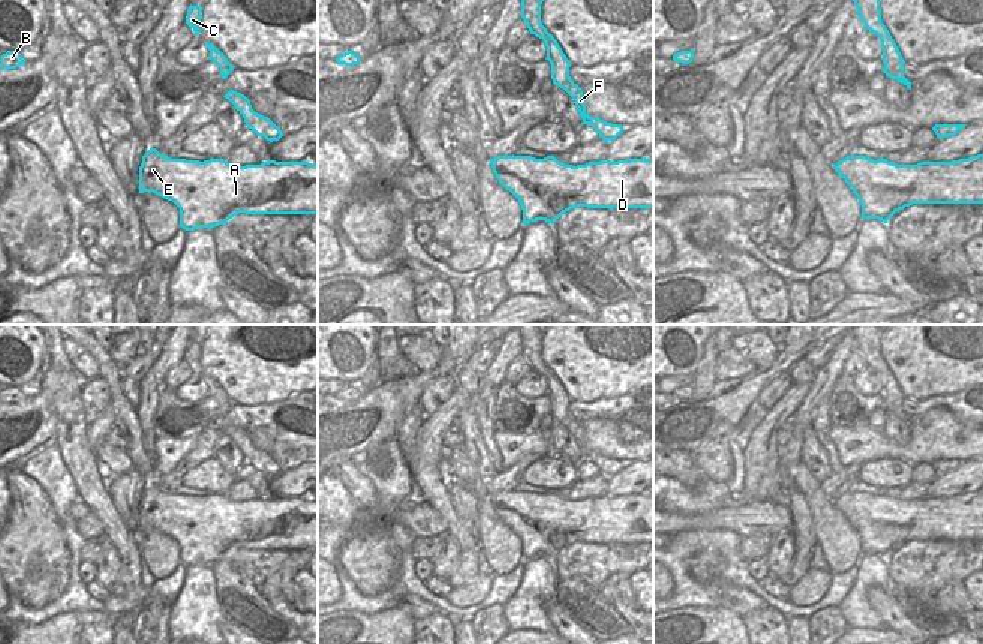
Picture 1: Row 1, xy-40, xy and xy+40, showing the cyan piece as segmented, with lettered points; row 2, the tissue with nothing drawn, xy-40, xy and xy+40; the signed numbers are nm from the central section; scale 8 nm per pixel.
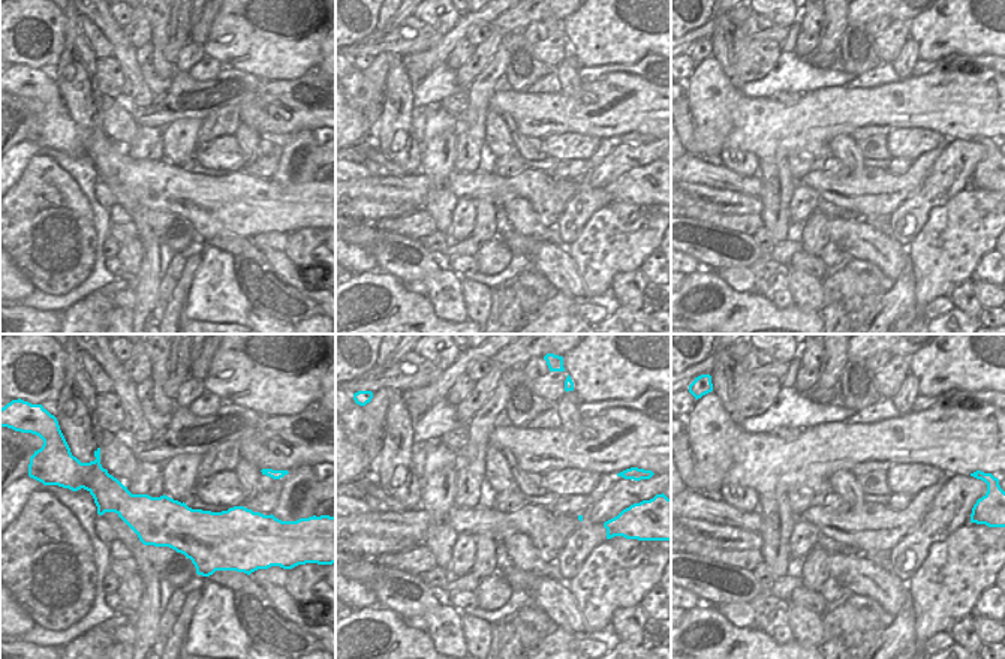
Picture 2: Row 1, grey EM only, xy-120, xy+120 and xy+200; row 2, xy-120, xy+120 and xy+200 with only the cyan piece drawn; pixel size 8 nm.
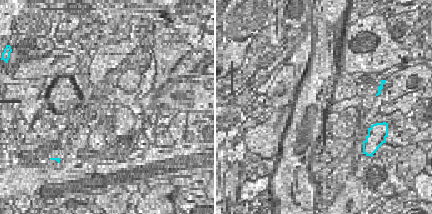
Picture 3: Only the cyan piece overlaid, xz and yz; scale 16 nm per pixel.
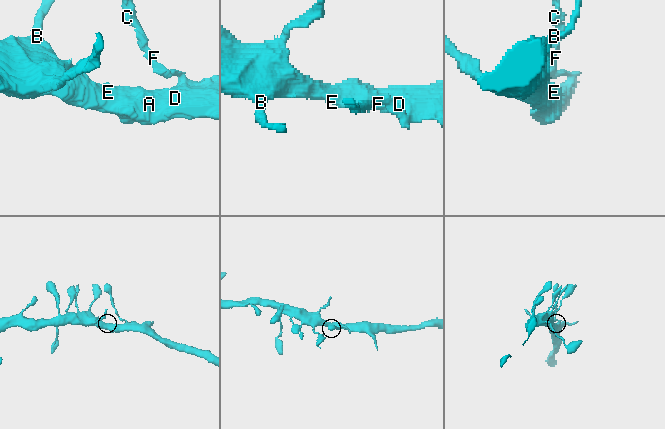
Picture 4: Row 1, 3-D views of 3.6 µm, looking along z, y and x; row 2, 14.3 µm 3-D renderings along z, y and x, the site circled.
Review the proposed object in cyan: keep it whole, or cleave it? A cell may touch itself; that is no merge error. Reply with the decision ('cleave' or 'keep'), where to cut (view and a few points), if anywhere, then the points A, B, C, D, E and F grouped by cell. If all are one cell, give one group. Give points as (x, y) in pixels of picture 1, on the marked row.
cleave; cut in xy along (573, 83), (565, 90); A B D E F / C

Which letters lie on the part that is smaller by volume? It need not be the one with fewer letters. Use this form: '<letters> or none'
C

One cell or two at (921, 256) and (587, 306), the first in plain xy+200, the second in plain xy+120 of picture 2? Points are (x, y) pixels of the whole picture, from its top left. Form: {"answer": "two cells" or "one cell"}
{"answer": "two cells"}

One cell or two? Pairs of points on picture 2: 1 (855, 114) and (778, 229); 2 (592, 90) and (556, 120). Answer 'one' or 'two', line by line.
1: two
2: one

